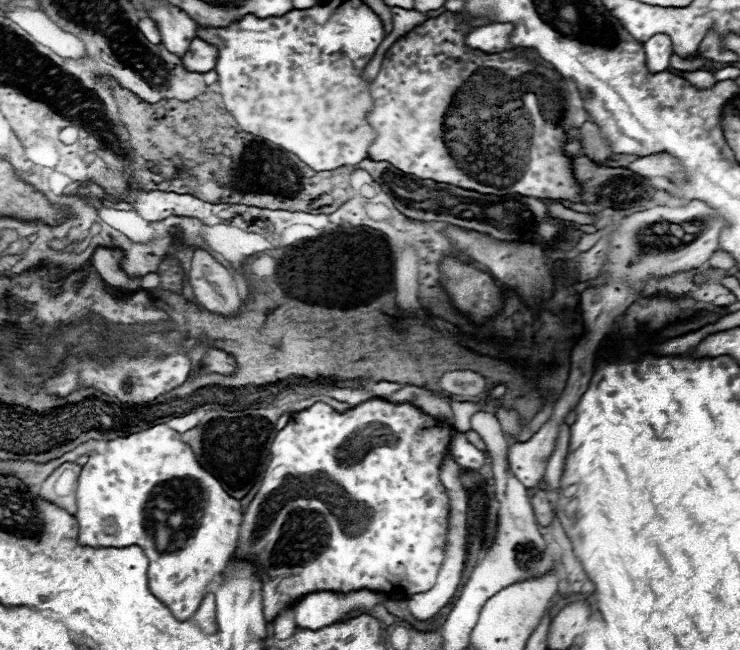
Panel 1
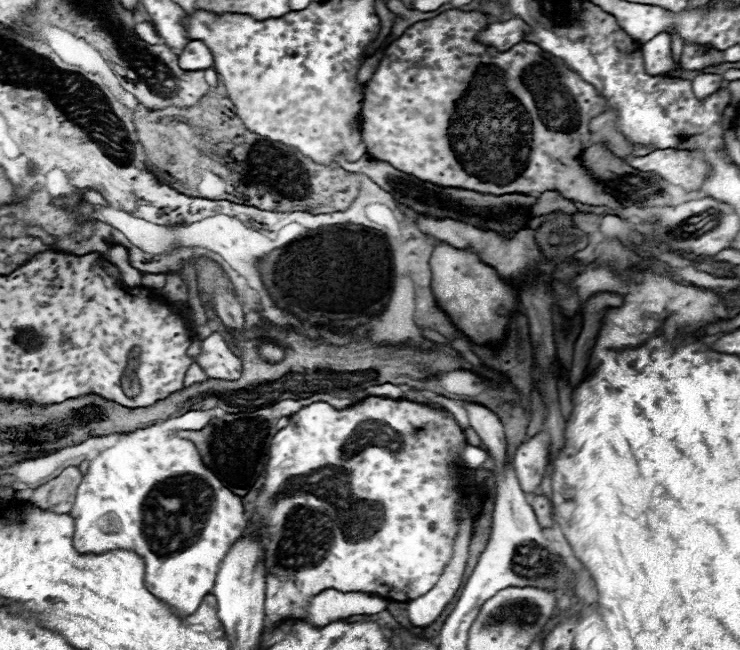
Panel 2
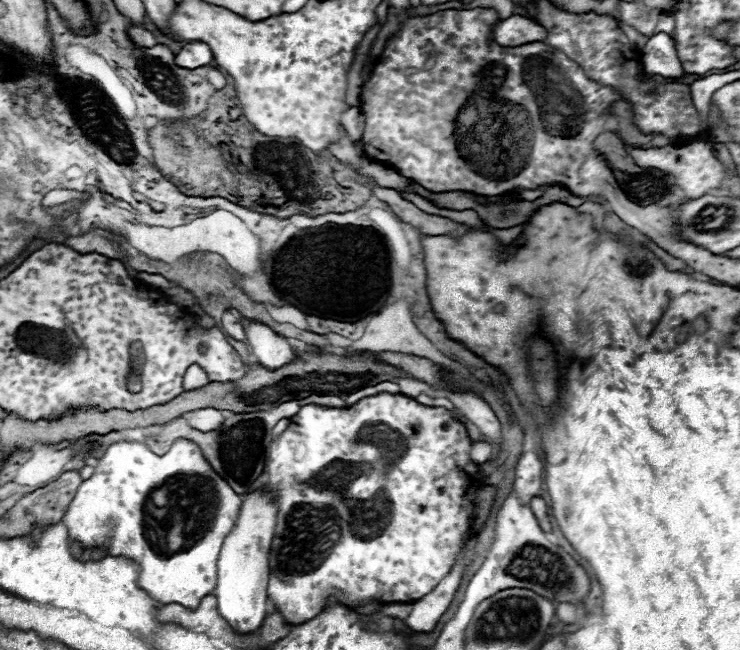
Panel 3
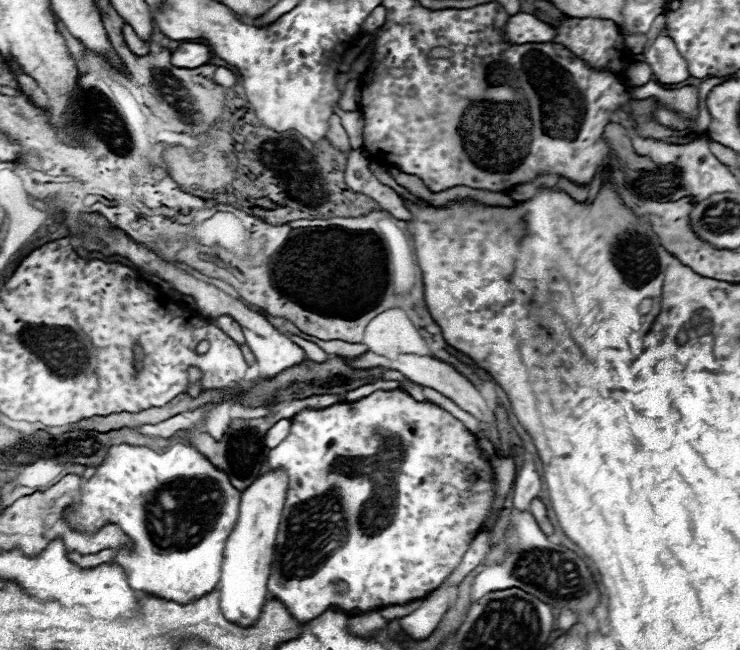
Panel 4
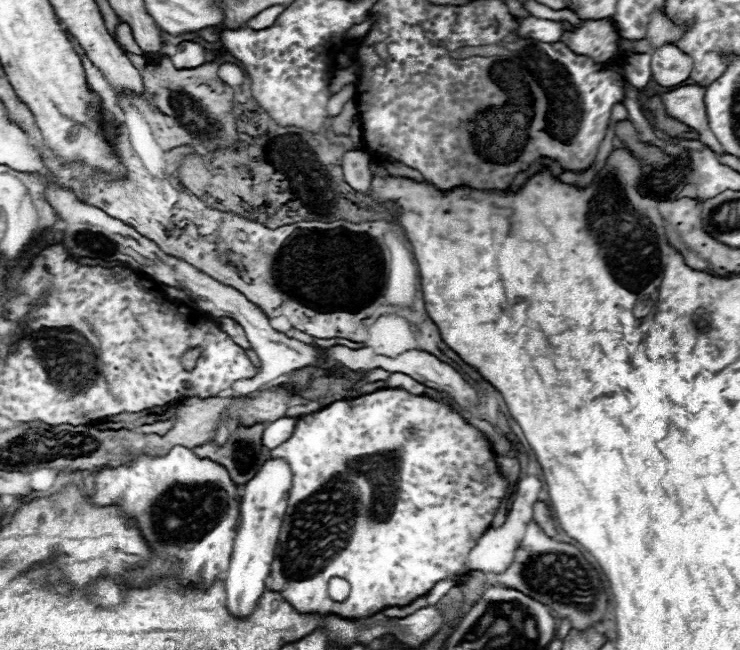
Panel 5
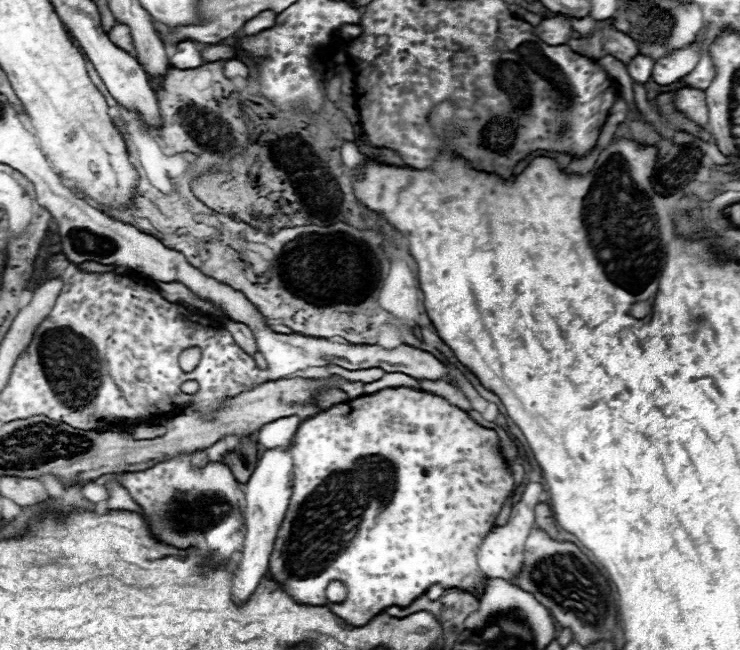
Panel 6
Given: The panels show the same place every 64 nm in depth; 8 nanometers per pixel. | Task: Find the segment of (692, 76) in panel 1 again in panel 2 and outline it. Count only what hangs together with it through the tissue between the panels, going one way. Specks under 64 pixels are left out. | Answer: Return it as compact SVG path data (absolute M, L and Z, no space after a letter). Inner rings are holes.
M700 72L694 80L692 80L692 90L698 98L706 98L708 94L716 92L722 84L722 76L716 76L716 74L706 74L706 72Z

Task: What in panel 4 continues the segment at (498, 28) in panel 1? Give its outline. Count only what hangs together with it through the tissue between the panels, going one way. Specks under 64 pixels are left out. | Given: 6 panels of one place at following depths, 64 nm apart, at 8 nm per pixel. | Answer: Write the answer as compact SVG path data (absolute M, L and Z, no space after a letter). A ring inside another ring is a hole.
M514 14L508 18L504 28L504 40L510 44L526 44L526 42L552 42L556 30L546 22L530 16L530 14Z

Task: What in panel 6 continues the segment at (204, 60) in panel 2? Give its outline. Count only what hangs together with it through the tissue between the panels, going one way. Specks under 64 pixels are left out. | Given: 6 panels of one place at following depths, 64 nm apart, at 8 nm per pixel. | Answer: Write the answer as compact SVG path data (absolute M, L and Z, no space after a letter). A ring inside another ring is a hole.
M180 42L176 44L176 52L170 56L170 64L178 70L188 70L188 68L198 68L204 64L200 56L200 48L196 42Z

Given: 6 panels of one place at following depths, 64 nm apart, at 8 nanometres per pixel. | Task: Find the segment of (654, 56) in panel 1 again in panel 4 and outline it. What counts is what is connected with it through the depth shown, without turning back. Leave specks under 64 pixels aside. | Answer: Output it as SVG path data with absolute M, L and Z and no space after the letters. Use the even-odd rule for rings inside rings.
M660 34L654 40L654 44L644 52L644 58L654 78L662 84L676 84L690 76L686 60L676 50L674 40L666 34Z

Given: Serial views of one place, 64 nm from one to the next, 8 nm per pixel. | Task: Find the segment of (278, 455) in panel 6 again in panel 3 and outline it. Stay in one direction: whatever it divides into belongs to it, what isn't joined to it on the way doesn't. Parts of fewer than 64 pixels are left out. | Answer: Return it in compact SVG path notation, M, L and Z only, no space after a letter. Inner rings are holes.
M252 492L242 502L240 520L234 532L224 540L224 548L218 560L218 580L212 594L218 600L218 614L238 634L256 632L266 618L268 610L266 586L270 576L268 552L274 536L274 526L276 526L276 506L270 502L270 496L266 492L260 494Z

